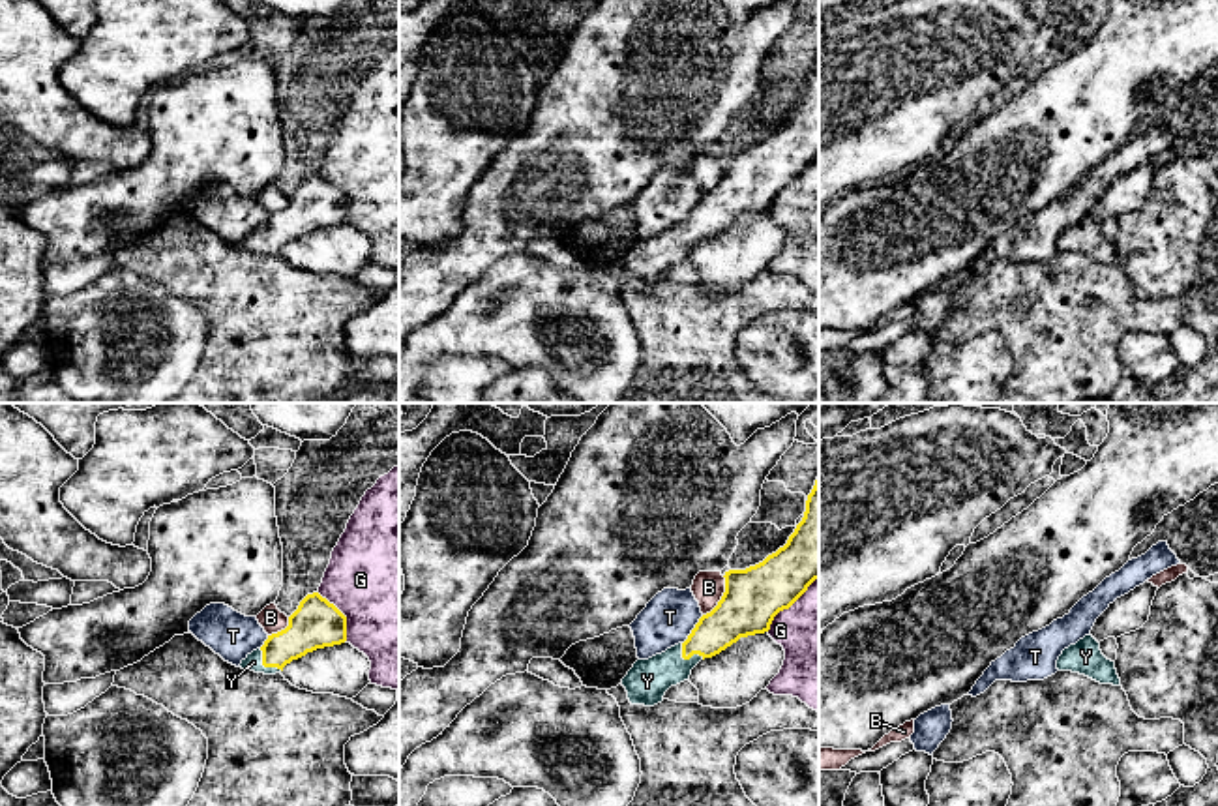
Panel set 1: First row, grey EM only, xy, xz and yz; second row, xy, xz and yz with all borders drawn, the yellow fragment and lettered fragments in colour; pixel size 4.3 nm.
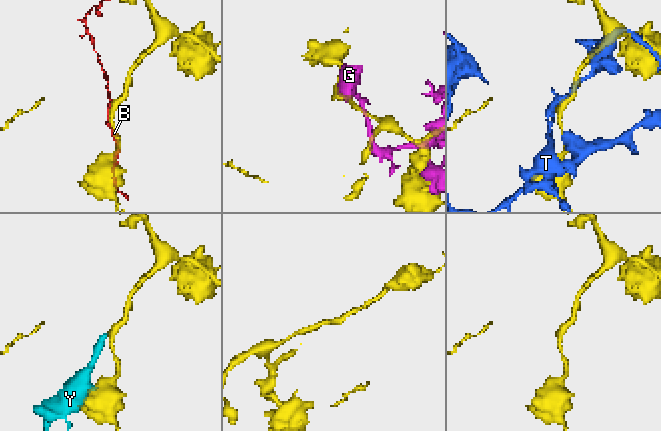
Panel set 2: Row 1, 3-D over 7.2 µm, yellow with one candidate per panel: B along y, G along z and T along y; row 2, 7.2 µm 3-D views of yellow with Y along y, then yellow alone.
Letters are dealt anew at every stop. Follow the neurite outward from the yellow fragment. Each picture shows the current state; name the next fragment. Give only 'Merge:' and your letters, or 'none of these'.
Merge: Y

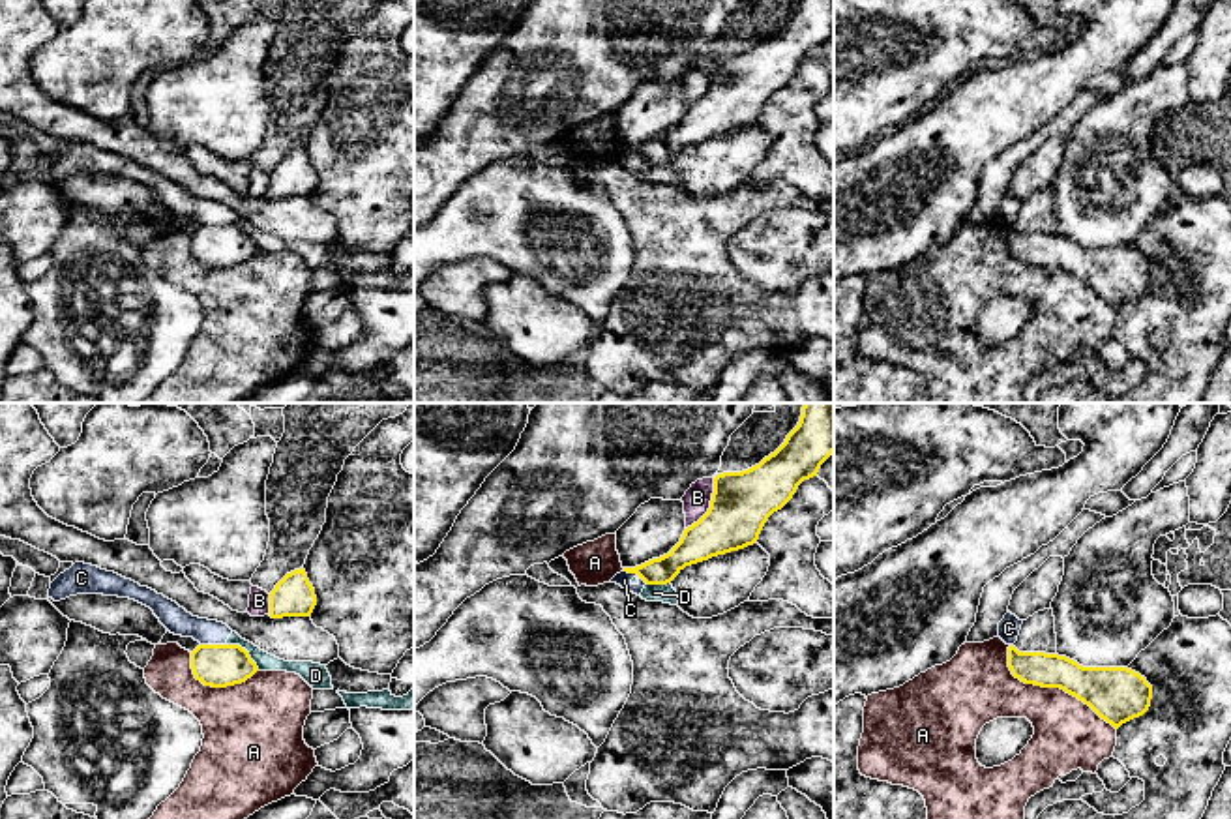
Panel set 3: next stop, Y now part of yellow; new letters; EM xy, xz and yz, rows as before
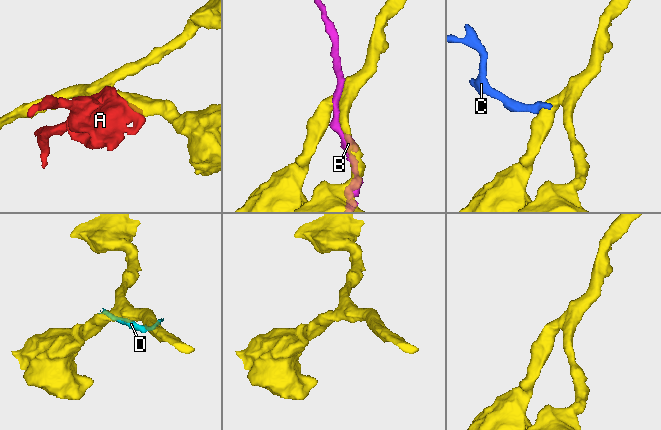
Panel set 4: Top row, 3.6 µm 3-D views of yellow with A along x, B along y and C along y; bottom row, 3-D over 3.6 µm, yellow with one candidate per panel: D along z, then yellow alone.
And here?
Merge: none of these

